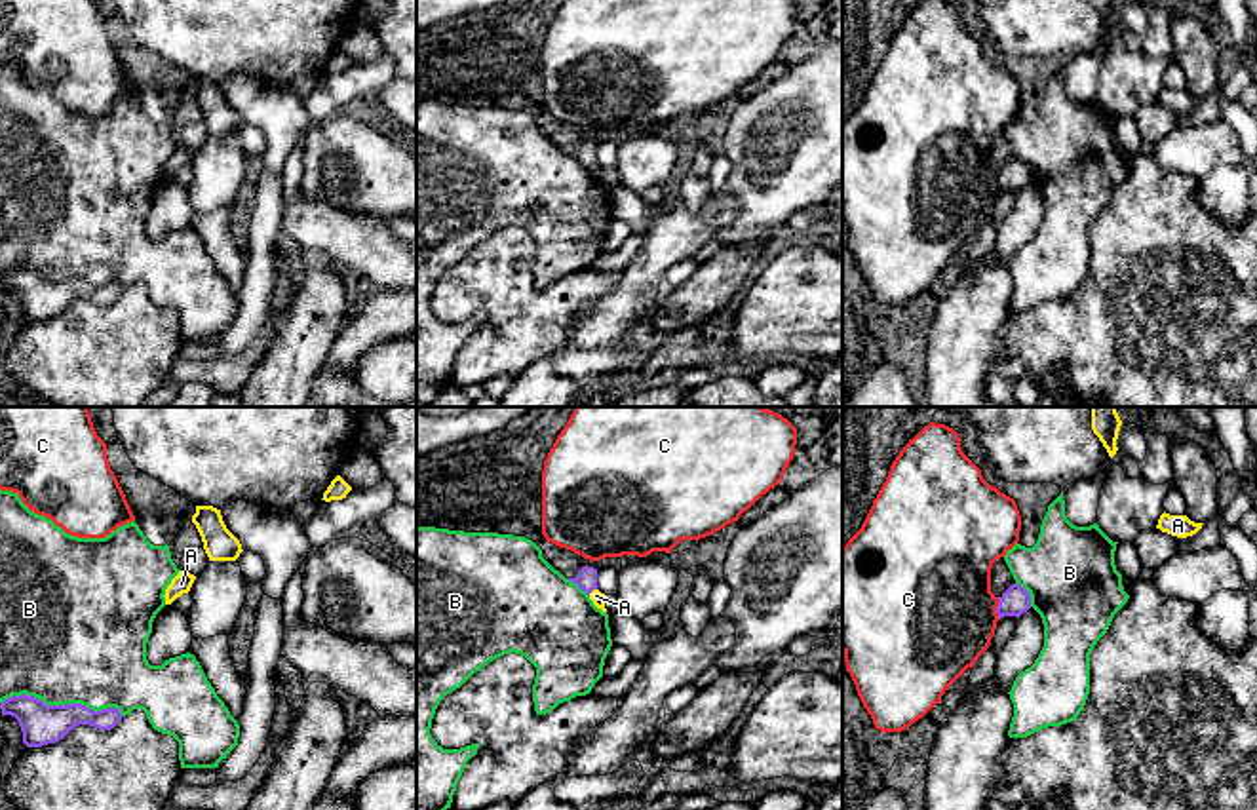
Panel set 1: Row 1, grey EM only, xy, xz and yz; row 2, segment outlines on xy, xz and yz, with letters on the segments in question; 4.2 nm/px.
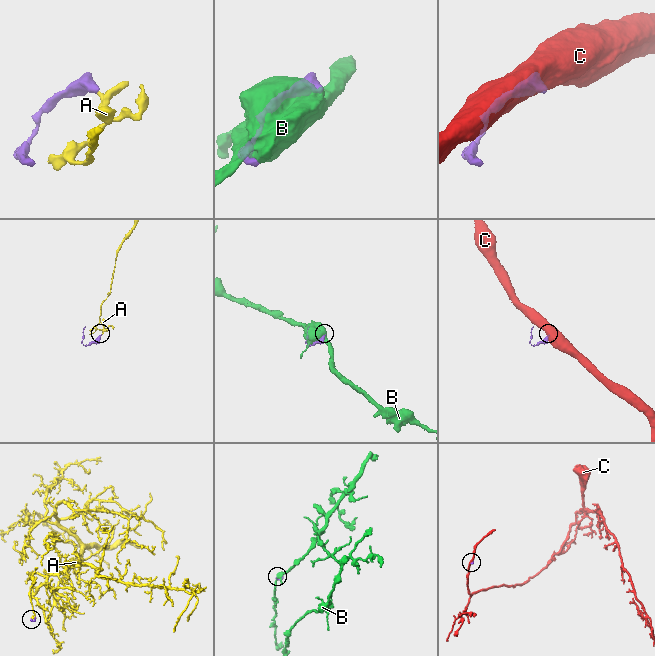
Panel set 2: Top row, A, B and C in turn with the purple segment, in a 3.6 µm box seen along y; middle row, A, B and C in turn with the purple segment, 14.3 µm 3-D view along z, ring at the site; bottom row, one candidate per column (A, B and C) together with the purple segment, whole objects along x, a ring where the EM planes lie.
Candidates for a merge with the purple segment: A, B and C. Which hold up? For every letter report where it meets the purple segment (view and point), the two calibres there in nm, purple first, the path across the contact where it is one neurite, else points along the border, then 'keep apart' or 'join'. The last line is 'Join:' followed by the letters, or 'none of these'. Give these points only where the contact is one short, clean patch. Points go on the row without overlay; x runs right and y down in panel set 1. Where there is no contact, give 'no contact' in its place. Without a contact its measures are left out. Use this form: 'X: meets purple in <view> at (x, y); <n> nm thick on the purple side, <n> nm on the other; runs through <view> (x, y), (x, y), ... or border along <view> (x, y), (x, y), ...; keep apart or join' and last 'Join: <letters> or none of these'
A: meets purple in xz at (592, 164); 90 nm thick on the purple side, 60 nm on the other; runs through xz (586, 153), (592, 164), (596, 170); join
B: meets purple in xy at (63, 280); 170 nm thick on the purple side, 480 nm on the other; keep apart
C: meets purple in yz at (997, 183); 120 nm thick on the purple side, 500 nm on the other; border along yz (999, 172), (997, 192); keep apart
Join: A

